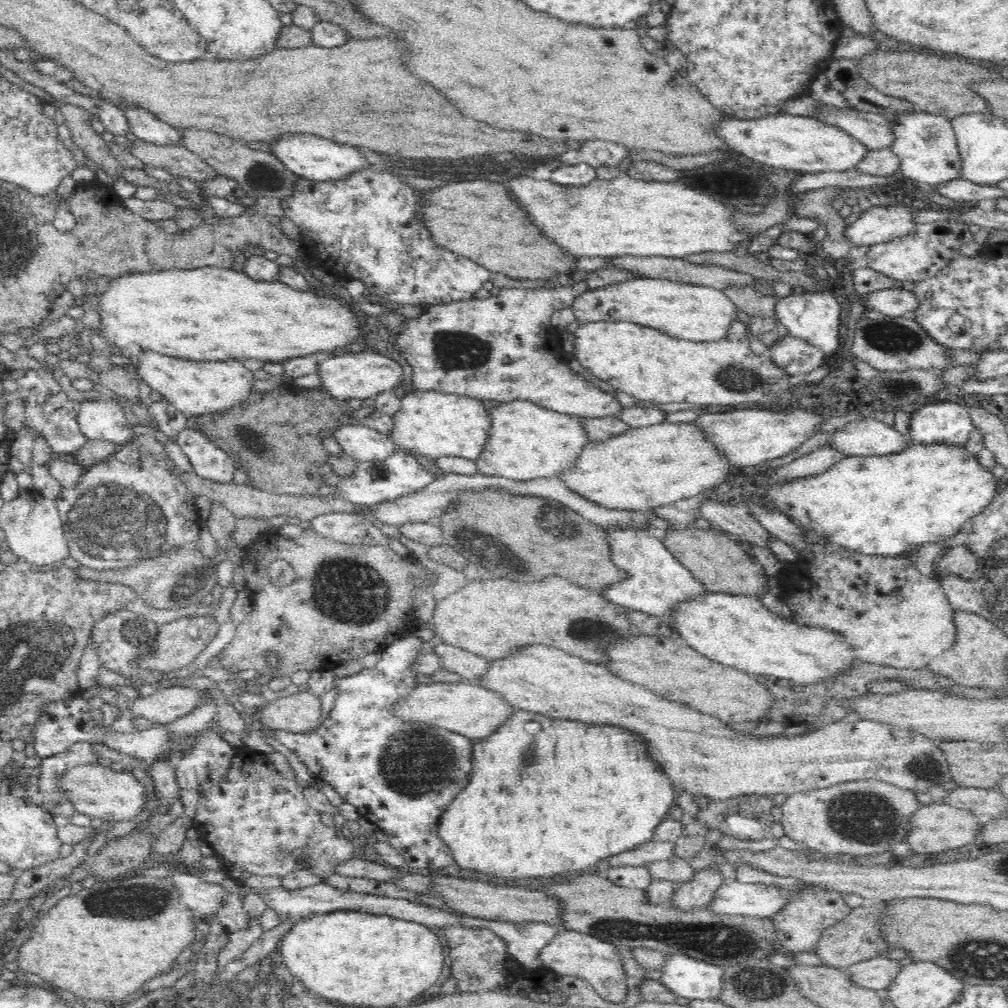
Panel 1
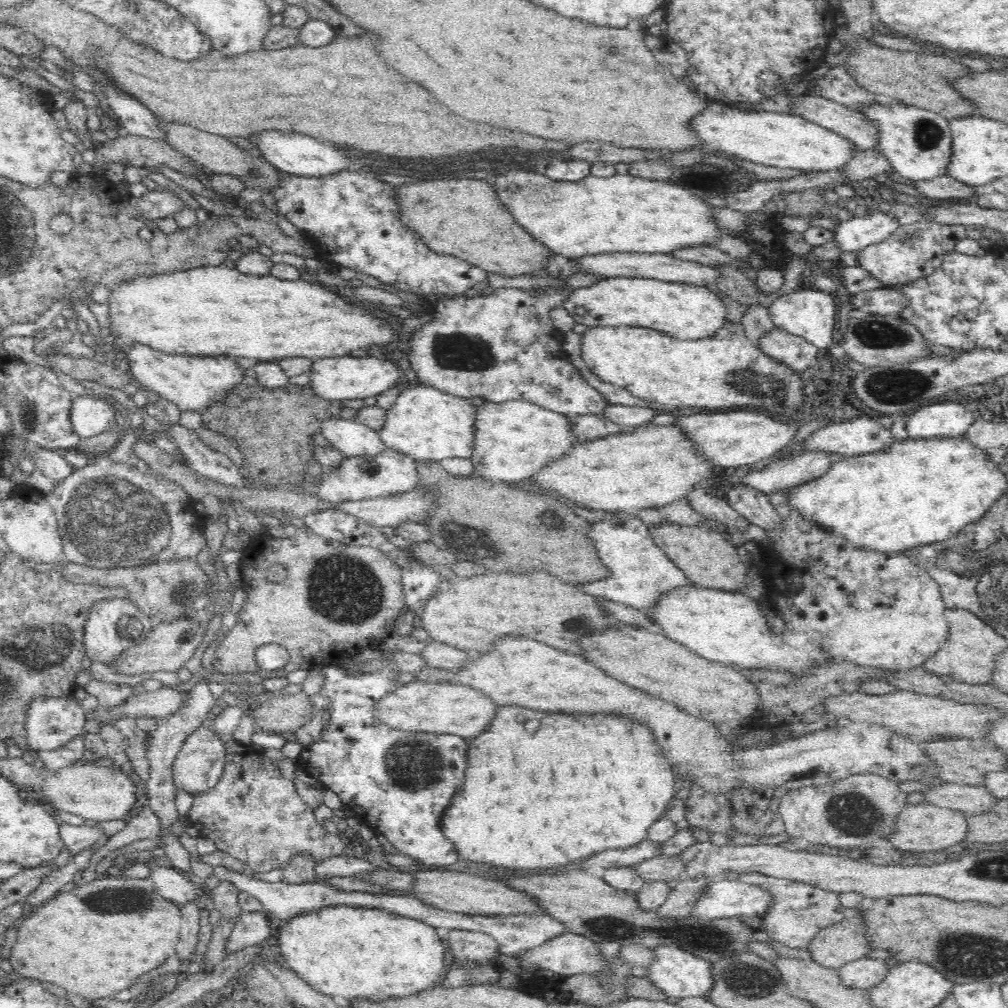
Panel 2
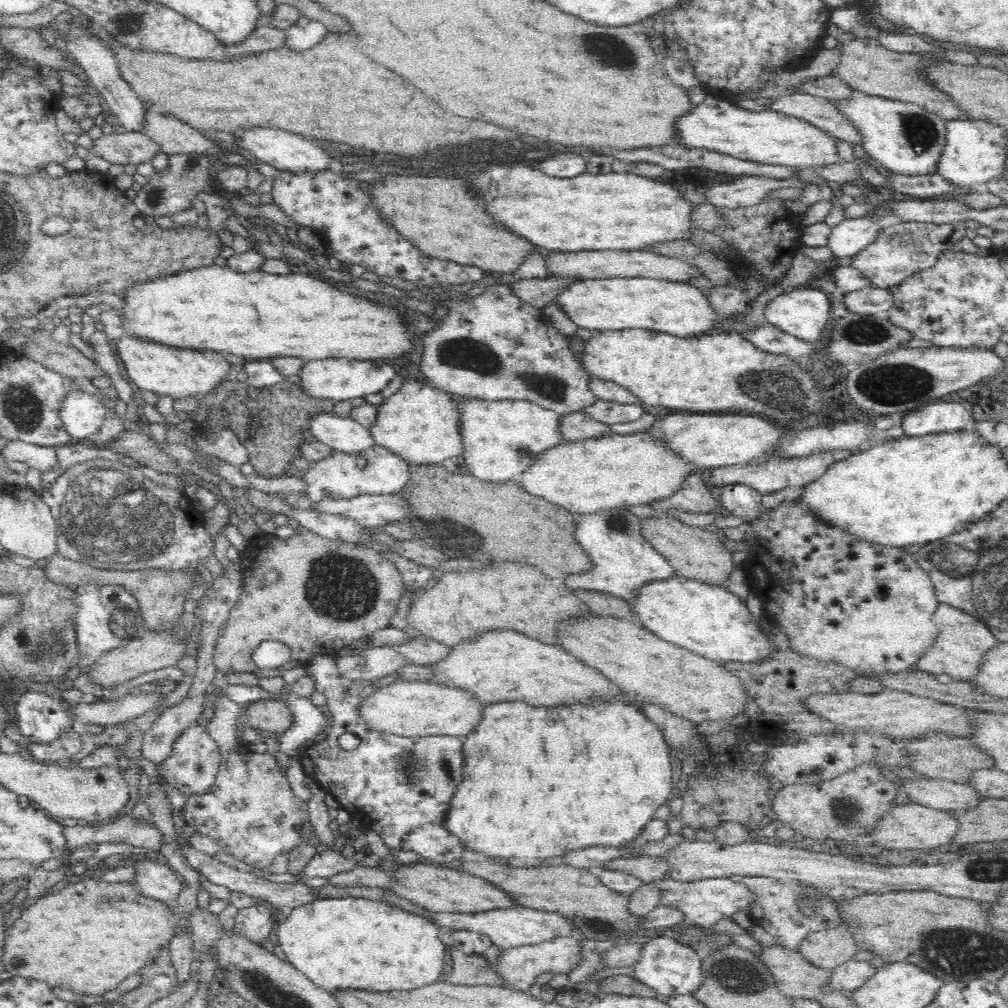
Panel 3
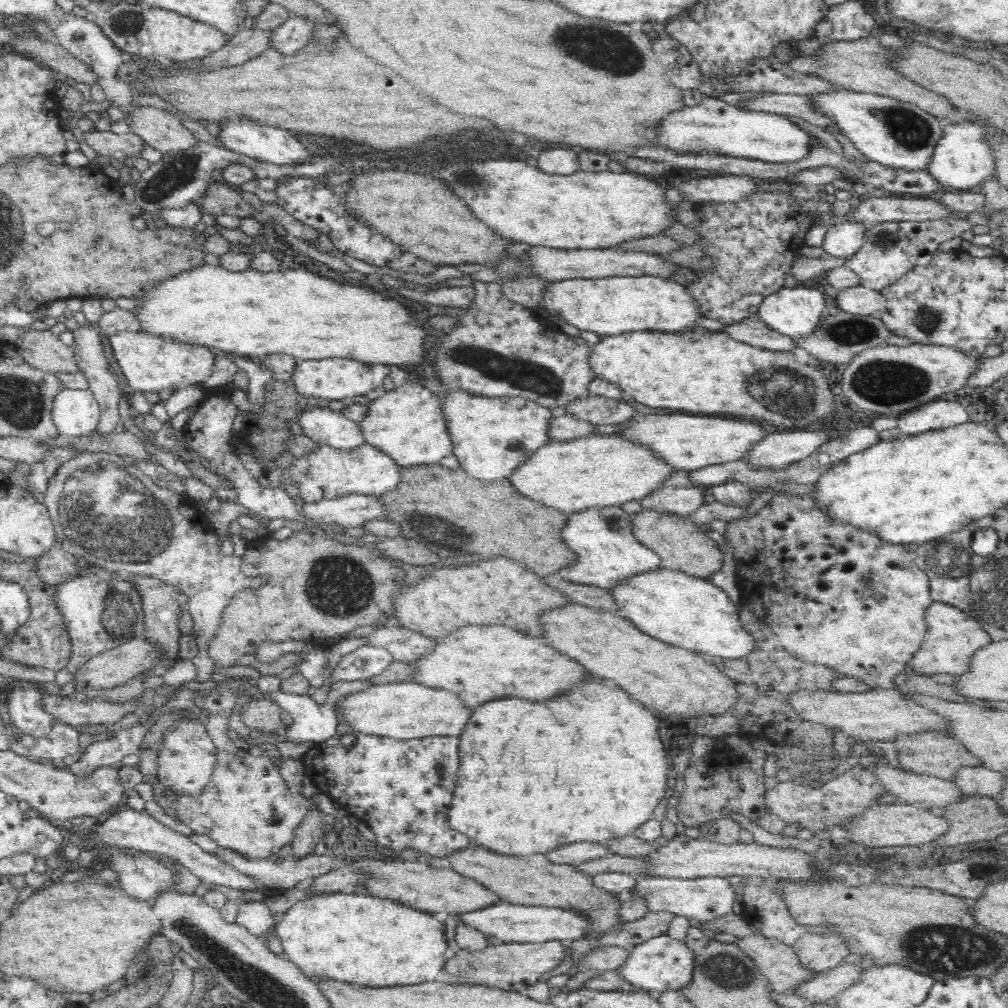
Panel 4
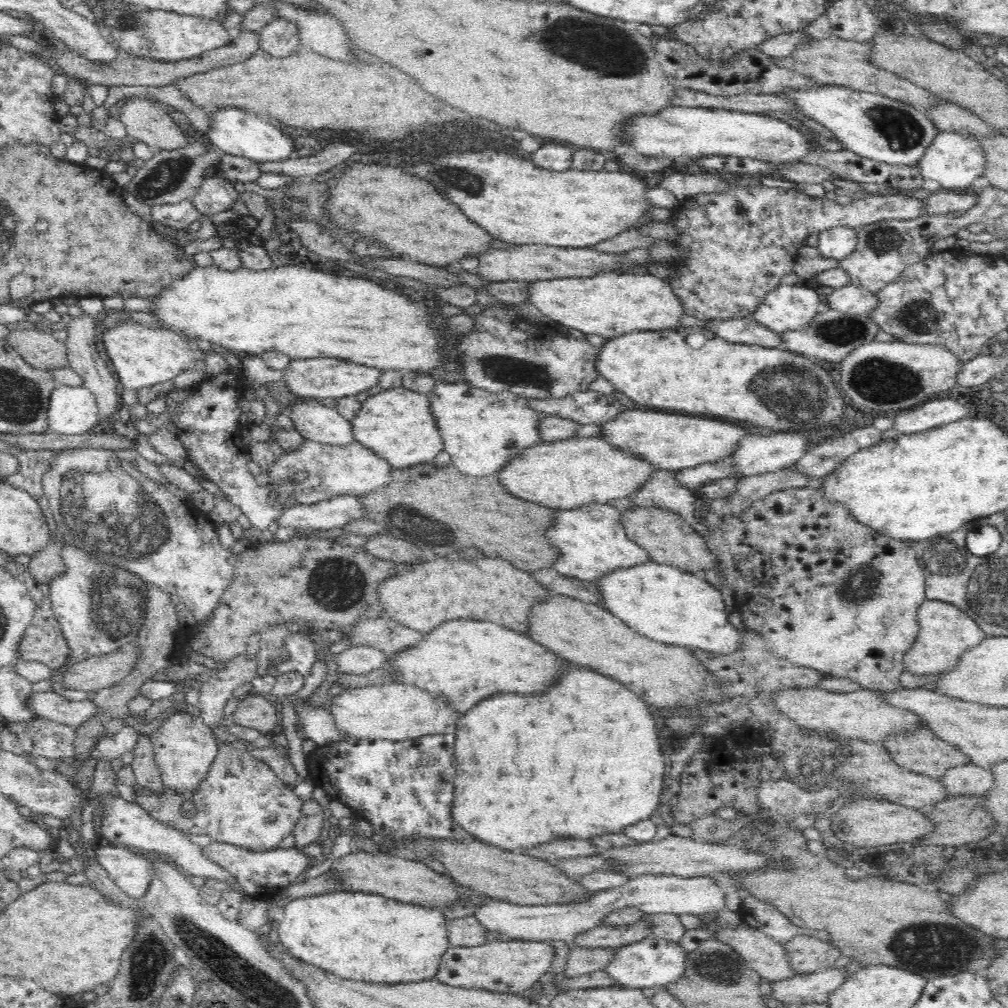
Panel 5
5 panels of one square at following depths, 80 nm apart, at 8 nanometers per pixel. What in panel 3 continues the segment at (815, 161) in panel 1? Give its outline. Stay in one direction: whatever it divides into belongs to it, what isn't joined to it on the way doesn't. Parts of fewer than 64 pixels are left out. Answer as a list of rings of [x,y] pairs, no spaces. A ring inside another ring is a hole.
[[[707,95],[706,100],[690,110],[684,117],[678,118],[678,128],[682,140],[691,148],[706,148],[720,154],[727,154],[740,160],[750,160],[770,166],[785,166],[786,168],[816,168],[816,166],[832,166],[842,161],[838,152],[839,138],[822,130],[805,120],[774,110],[750,111],[736,106],[726,100],[720,100]]]

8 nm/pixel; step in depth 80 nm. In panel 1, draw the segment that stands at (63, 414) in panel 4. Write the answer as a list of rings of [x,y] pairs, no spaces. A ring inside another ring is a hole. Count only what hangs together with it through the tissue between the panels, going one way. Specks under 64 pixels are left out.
[[[107,395],[105,399],[97,402],[80,402],[80,404],[76,405],[76,415],[82,433],[89,439],[111,442],[121,448],[124,444],[128,444],[128,442],[137,438],[134,423],[127,419],[125,410],[112,395]]]

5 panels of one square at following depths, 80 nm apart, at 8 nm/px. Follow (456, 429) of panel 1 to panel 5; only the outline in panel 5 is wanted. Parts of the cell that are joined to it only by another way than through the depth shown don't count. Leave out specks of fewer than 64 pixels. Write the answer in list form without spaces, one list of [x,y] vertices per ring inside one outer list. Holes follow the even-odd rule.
[[[404,386],[384,389],[380,394],[370,396],[364,402],[361,414],[350,421],[357,442],[386,458],[394,469],[432,463],[438,454],[446,450],[430,396],[420,393]]]

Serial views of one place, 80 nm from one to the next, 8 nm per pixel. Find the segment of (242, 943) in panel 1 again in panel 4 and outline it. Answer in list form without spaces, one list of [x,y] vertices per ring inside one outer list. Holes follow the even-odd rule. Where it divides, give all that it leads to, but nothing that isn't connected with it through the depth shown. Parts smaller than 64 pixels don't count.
[[[248,901],[239,905],[236,923],[250,931],[254,936],[266,939],[276,925],[278,917],[260,901]]]

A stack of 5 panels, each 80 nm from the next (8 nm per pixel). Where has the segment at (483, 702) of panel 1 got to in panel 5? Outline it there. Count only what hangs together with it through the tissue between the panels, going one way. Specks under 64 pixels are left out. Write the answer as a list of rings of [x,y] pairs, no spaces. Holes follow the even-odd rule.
[[[384,681],[379,685],[370,684],[361,688],[348,689],[332,700],[332,715],[336,719],[338,731],[346,731],[354,737],[383,738],[391,741],[403,741],[413,738],[425,737],[428,734],[455,734],[458,722],[463,716],[454,709],[453,703],[443,694],[432,694],[416,685]]]

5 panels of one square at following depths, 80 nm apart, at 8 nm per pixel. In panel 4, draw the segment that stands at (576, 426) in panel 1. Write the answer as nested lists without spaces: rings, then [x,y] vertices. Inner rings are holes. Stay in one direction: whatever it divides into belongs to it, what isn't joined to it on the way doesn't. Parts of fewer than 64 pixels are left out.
[[[452,389],[442,397],[445,414],[448,417],[448,431],[454,439],[454,455],[462,463],[461,469],[480,481],[500,481],[510,479],[530,456],[552,442],[550,422],[555,417],[552,409],[546,409],[536,402],[524,398],[486,398],[462,393]]]

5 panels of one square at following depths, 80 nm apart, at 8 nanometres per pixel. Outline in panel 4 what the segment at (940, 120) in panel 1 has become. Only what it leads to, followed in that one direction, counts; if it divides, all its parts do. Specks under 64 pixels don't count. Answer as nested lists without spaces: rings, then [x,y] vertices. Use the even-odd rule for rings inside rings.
[[[844,88],[832,94],[816,94],[810,99],[814,99],[824,113],[838,121],[840,132],[848,136],[864,156],[890,169],[928,171],[934,151],[942,141],[940,118],[914,103]]]

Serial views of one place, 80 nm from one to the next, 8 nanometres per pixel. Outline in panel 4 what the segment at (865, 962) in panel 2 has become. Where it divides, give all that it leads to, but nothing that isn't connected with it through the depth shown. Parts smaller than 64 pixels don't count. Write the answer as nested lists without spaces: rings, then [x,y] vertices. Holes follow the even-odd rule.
[[[846,962],[830,970],[820,971],[818,978],[812,978],[800,986],[796,996],[808,998],[814,1003],[824,1003],[862,978],[865,970],[858,965]]]

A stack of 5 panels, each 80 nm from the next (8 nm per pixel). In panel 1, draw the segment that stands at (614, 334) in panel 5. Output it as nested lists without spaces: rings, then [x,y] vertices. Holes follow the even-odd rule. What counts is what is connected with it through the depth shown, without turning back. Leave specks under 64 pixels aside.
[[[638,277],[622,282],[598,287],[594,290],[585,289],[583,294],[576,296],[572,302],[572,310],[580,323],[604,320],[608,322],[628,321],[660,330],[671,338],[691,342],[719,342],[727,338],[732,326],[738,321],[738,307],[724,291],[709,287],[693,285],[682,281],[668,279],[652,279]]]

